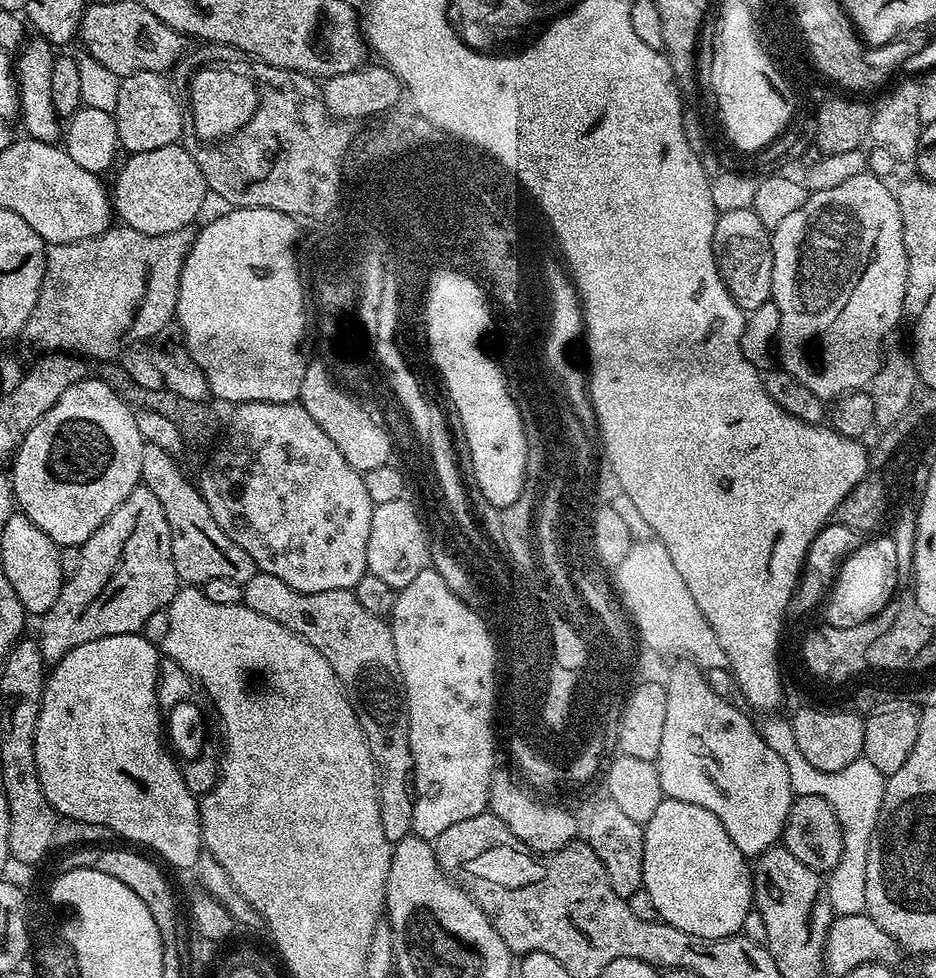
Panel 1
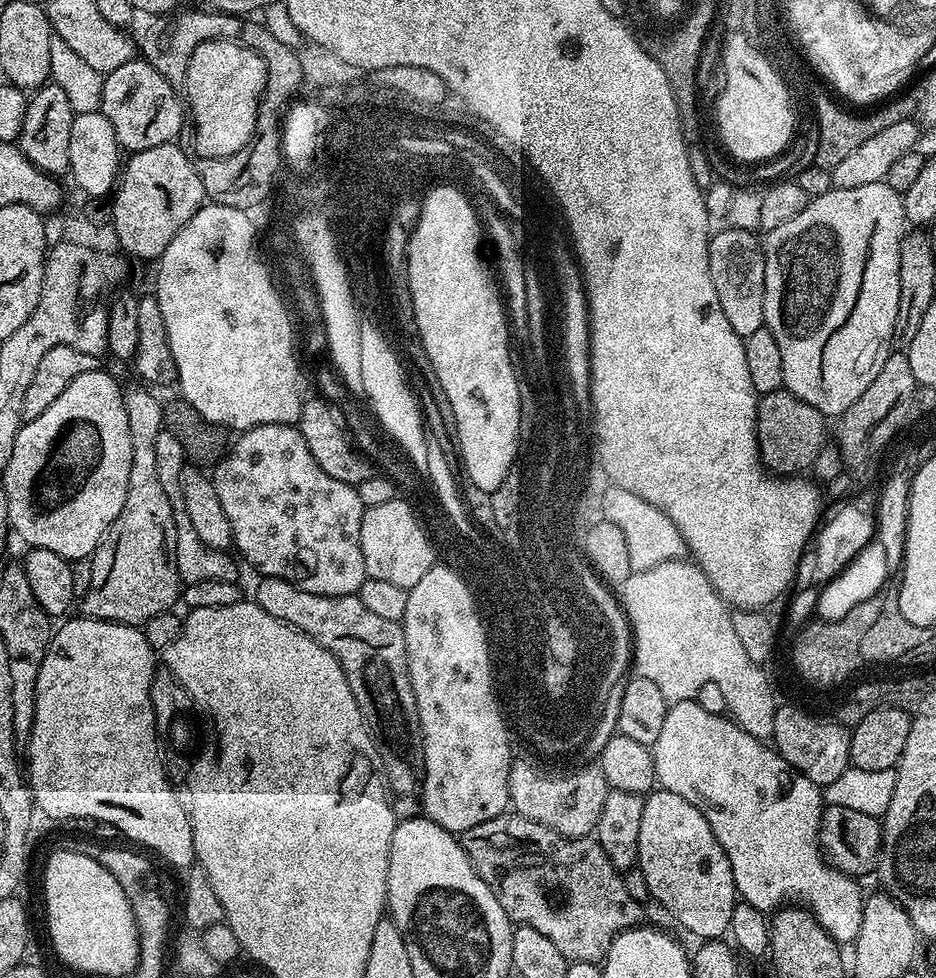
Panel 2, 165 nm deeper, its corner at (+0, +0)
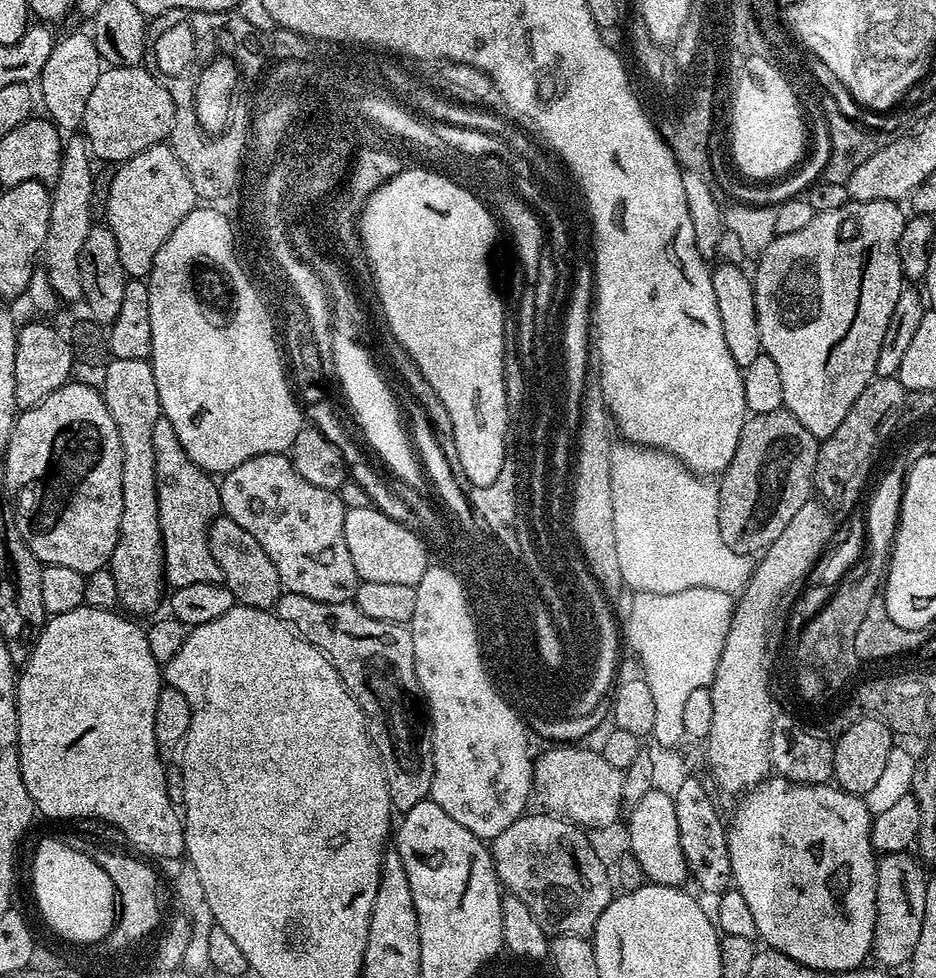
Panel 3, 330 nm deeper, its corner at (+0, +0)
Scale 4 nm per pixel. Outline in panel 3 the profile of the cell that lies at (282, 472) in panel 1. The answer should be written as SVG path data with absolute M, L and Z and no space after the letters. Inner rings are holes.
M282 452L255 456L242 462L242 466L234 466L234 470L223 473L219 486L223 515L238 522L242 530L254 534L258 546L266 550L270 562L274 562L278 569L280 587L284 592L306 594L306 598L314 598L318 602L343 604L355 597L361 579L354 570L350 549L346 547L346 509L339 492L322 490L322 486L306 482L306 478L294 470L291 459Z

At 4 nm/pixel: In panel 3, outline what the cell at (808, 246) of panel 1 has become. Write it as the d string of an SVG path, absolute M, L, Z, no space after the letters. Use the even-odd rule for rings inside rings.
M879 200L878 202L849 202L838 210L826 210L817 212L814 218L810 218L809 224L802 230L794 230L794 234L776 235L758 259L755 261L756 272L752 281L752 289L756 292L756 313L758 314L758 334L763 355L774 358L778 366L778 375L782 378L782 398L784 407L810 434L817 438L823 438L834 434L846 418L846 410L866 390L866 386L876 376L876 363L878 362L878 350L882 346L882 338L890 326L890 314L894 314L894 302L898 302L898 294L905 283L904 276L900 272L900 259L898 258L898 238L904 229L905 213L900 213L901 205L895 200Z

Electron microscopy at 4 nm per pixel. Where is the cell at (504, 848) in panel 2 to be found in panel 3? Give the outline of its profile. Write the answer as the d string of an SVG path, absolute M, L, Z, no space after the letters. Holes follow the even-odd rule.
M540 812L519 816L491 841L496 877L507 895L526 902L530 914L538 918L545 932L591 937L598 918L602 918L602 910L606 910L614 898L609 865L607 868L600 861L585 829L563 816Z

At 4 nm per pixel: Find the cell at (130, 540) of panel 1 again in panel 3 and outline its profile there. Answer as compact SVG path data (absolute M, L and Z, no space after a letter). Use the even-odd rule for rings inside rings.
M112 358L102 369L104 385L98 391L118 426L122 442L122 522L110 567L125 613L152 612L166 596L164 543L158 522L158 486L154 470L154 422L161 416L158 386L148 360ZM161 599L161 600L160 600Z

